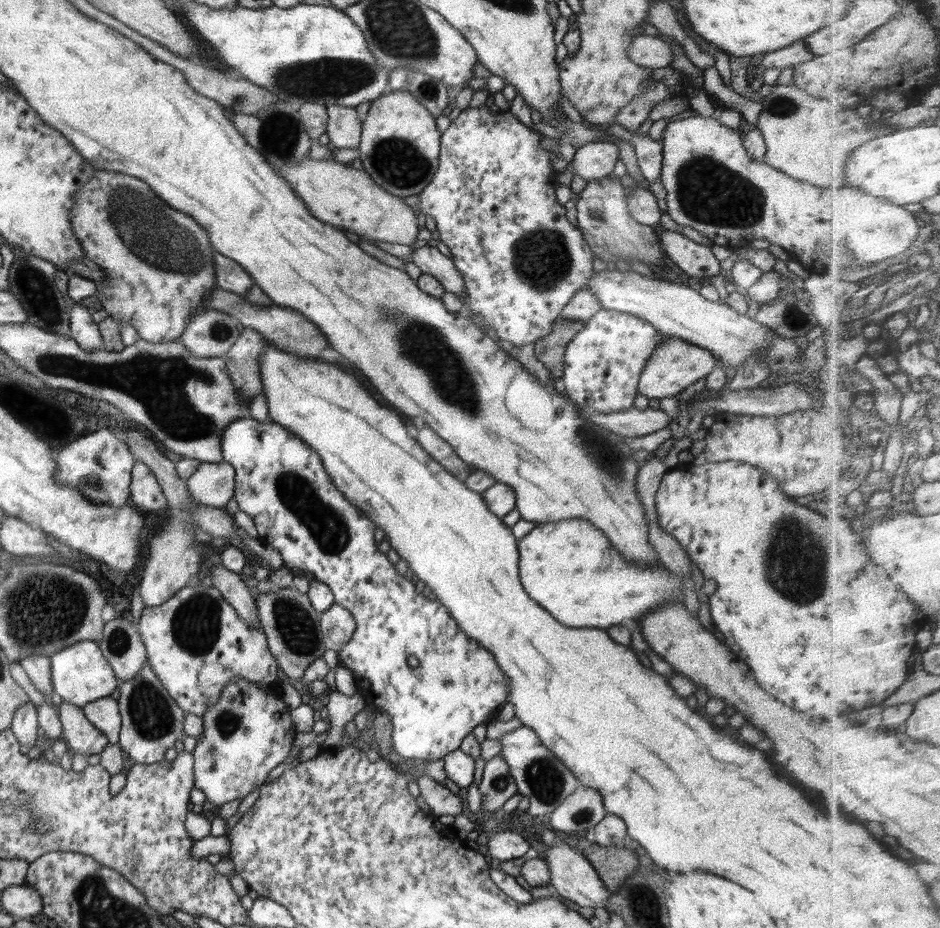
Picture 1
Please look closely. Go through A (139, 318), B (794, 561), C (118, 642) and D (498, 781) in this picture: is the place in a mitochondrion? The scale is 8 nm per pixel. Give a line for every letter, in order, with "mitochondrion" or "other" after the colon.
A: other
B: mitochondrion
C: mitochondrion
D: mitochondrion

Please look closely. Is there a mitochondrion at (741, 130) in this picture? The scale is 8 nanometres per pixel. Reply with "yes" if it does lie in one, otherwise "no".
no

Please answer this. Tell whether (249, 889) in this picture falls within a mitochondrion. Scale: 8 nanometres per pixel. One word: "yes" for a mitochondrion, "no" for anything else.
no

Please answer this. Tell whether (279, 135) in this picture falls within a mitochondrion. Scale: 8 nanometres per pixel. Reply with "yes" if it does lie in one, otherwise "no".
yes

